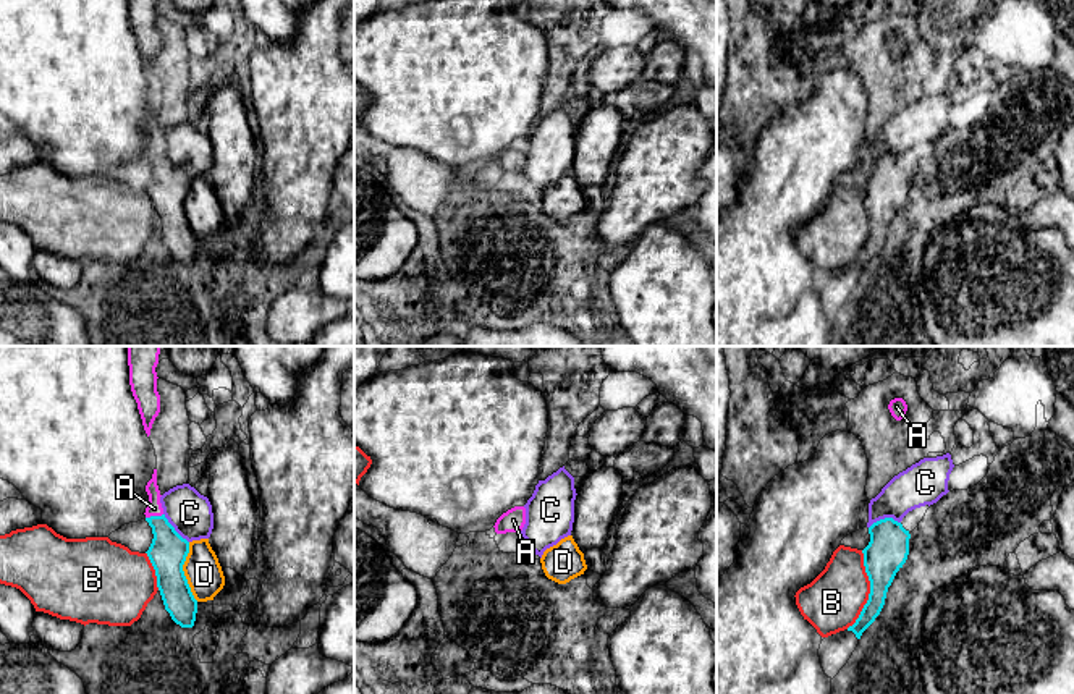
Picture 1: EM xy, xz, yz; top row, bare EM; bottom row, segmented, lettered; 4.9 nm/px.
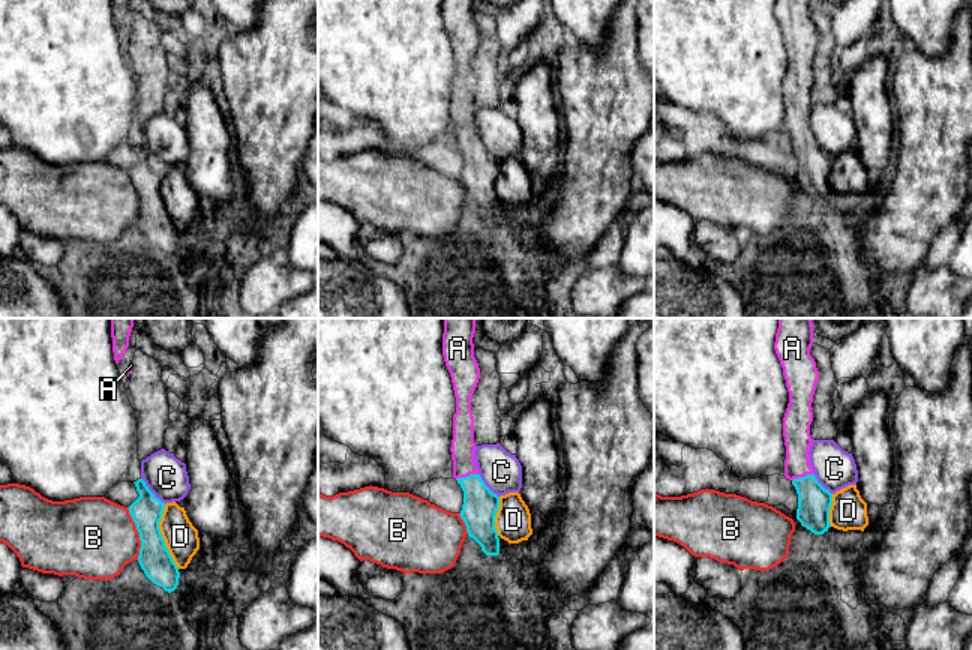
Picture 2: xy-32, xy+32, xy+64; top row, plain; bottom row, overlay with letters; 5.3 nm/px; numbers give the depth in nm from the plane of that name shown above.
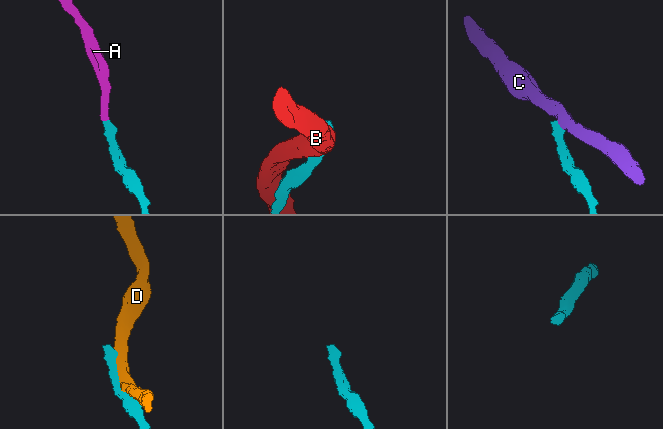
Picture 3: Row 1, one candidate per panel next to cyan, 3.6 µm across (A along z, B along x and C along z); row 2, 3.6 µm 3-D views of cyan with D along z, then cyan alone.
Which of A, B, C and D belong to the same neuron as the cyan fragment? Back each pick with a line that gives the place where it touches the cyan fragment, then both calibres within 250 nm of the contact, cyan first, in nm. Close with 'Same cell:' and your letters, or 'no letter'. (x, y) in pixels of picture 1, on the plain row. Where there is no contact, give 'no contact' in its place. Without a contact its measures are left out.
A: meets cyan in xy at (154, 154); 190 nm thick on the cyan side, 80 nm on the other
Same cell: A

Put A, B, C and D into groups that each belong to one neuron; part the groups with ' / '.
A / B / C / D

